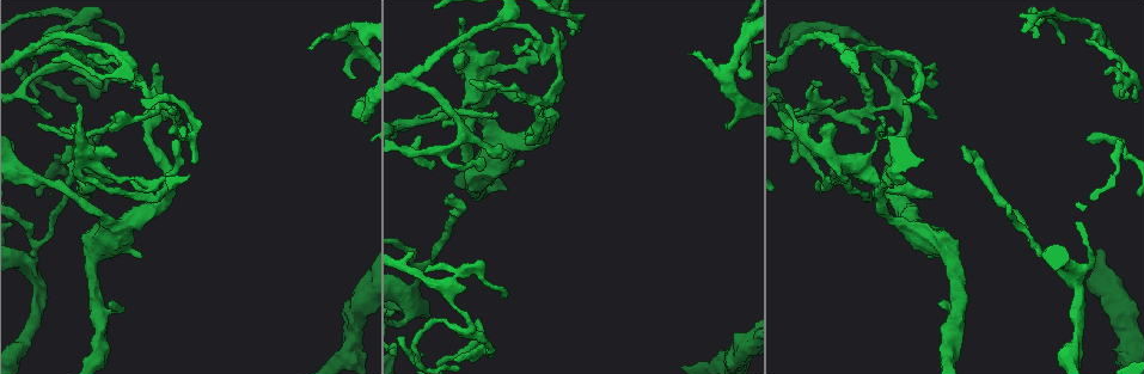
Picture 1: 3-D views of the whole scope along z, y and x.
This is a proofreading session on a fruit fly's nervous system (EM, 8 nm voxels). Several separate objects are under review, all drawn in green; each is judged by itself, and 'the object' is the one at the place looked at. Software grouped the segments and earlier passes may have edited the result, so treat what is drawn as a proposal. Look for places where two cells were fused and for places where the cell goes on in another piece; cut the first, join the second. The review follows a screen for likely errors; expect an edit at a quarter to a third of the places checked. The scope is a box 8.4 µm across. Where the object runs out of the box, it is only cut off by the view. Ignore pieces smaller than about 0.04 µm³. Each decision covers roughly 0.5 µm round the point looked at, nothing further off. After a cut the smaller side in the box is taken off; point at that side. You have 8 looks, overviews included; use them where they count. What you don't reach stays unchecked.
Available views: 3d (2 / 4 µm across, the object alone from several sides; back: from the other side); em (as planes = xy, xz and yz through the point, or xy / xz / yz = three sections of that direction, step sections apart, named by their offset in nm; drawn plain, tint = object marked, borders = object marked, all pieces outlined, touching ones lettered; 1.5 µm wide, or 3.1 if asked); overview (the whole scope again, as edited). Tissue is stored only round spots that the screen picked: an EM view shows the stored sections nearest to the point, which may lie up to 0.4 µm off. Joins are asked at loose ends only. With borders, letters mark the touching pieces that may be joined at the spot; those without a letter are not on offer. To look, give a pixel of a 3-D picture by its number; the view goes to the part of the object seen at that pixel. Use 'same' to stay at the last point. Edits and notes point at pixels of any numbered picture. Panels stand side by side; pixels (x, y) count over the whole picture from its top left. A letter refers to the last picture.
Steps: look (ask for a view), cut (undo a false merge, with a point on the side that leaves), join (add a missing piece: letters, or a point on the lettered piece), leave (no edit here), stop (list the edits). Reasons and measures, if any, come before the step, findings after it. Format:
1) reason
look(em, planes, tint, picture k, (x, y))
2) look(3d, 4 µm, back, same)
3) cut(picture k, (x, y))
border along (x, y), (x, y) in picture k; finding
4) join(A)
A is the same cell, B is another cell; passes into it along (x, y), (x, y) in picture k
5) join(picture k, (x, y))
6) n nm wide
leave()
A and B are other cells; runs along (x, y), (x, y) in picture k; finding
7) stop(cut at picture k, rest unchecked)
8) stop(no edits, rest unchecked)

branch stops here
look(em, xy, step 4, tint, picture 1, (952, 236))

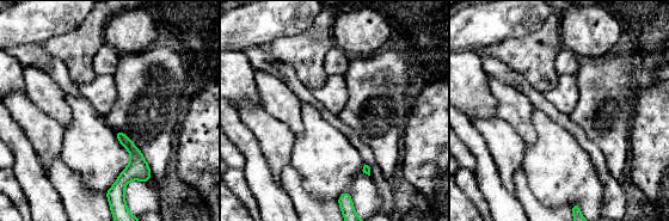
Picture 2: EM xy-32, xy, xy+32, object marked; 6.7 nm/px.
look(em, planes, borders, same)

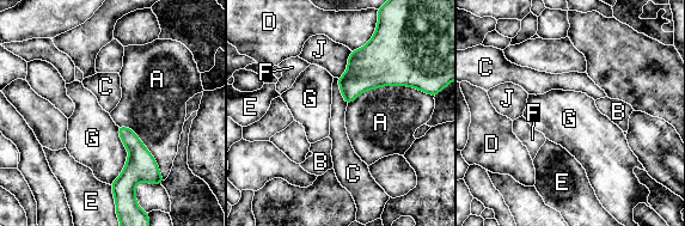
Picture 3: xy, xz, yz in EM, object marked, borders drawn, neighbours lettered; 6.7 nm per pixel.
A touches over 500 nm
leave()
A, B, C, D, E, F, G and J are other cells; none of them fits

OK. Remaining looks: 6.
end of a long branch
look(3d, 2 µm, picture 1, (961, 146))

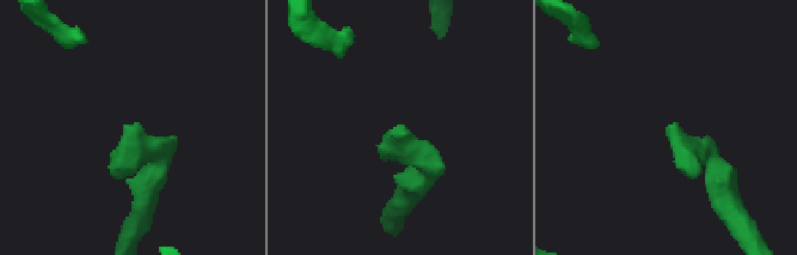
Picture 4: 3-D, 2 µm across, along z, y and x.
look(em, planes, borders, picture 4, (394, 131))

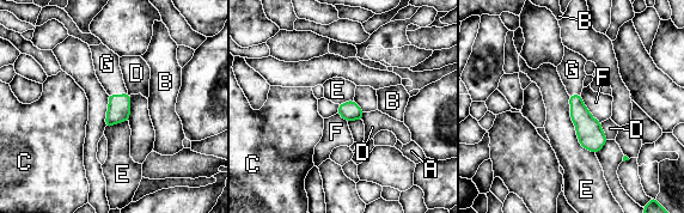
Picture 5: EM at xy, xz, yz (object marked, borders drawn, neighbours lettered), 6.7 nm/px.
130 nm wide
join(G)
G is the same cell, A, B, C, D, E and F are other cells; passes into it along (118, 109), (116, 95), (107, 64) in picture 5; it goes on there

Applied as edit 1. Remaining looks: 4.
look(em, planes, plain, picture 1, (404, 339))

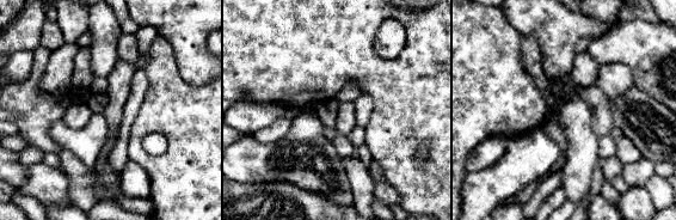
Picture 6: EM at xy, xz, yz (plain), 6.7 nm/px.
look(em, planes, borders, same)

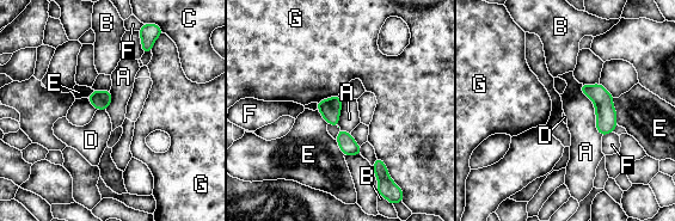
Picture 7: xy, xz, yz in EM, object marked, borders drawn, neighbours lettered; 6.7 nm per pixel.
leave()
A, B, C, D, E, F and G are other cells; border along (342, 100), (338, 126), (350, 134) in picture 7; no lettered piece goes on from it

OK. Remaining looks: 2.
stop(join at picture 5, rest unchecked)

